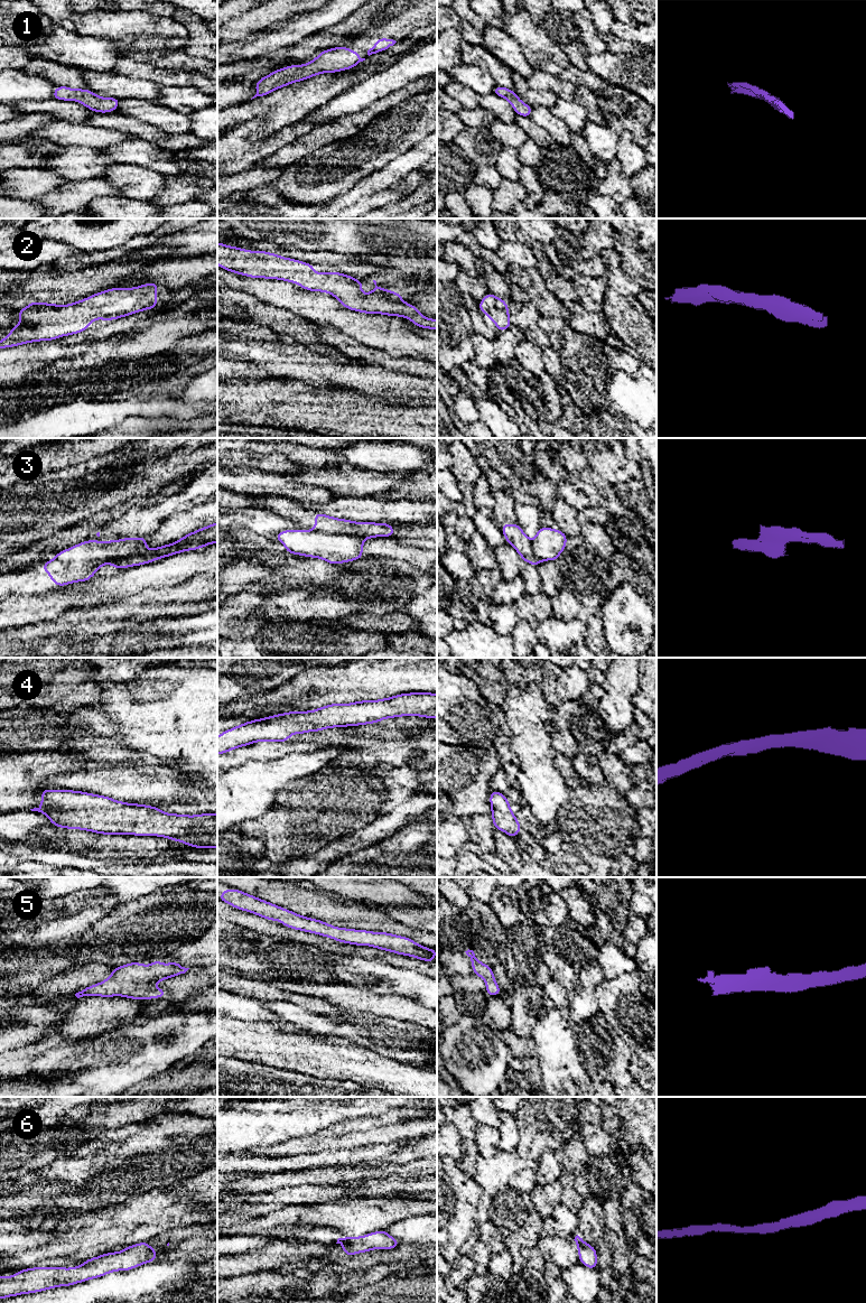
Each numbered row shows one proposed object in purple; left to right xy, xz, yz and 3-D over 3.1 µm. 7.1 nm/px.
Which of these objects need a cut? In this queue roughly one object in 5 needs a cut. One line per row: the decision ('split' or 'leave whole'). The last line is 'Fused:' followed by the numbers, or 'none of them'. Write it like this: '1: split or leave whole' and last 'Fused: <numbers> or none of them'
1: leave whole
2: leave whole
3: split
4: leave whole
5: leave whole
6: leave whole
Fused: 3

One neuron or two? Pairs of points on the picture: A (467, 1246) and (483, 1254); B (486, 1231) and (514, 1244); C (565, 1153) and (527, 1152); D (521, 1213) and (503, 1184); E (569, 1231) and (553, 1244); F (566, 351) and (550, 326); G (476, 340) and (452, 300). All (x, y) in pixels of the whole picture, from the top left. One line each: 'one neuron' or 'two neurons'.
A: one neuron
B: two neurons
C: two neurons
D: one neuron
E: two neurons
F: one neuron
G: two neurons

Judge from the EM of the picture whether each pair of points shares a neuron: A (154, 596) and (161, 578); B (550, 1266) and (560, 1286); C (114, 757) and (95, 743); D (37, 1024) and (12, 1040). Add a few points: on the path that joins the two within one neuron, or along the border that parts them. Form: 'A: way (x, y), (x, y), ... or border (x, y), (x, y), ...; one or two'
A: border (184, 582), (165, 587), (148, 587), (132, 594); two
B: way (551, 1271), (556, 1282); one
C: way (110, 753), (100, 747); one
D: way (31, 1024), (18, 1034); one

